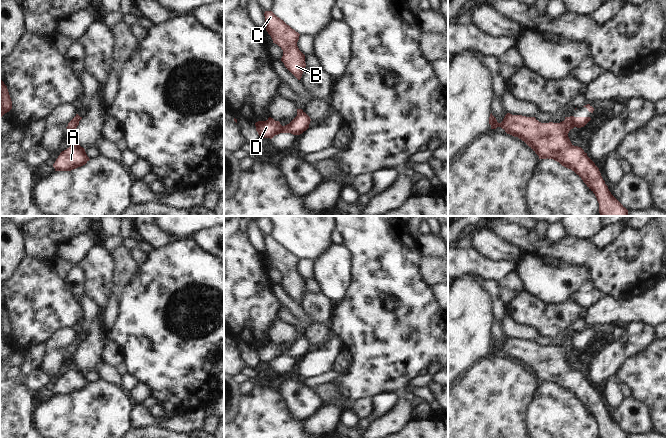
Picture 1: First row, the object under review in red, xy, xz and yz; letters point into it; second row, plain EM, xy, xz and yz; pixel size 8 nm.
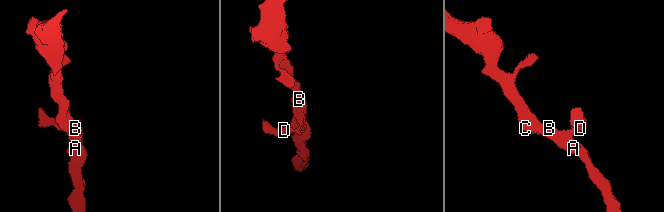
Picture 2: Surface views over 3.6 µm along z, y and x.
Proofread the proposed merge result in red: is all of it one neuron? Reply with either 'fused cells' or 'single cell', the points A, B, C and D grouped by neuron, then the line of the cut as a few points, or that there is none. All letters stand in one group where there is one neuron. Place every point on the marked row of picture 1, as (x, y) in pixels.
fused cells | A B C / D | yz (568, 117), (575, 126)

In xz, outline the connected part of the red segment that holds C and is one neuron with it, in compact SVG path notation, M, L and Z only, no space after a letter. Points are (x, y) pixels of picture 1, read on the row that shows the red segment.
M265 11L264 16L266 31L271 36L273 43L277 44L283 50L281 61L300 80L306 67L305 55L297 46L300 34L272 11Z

